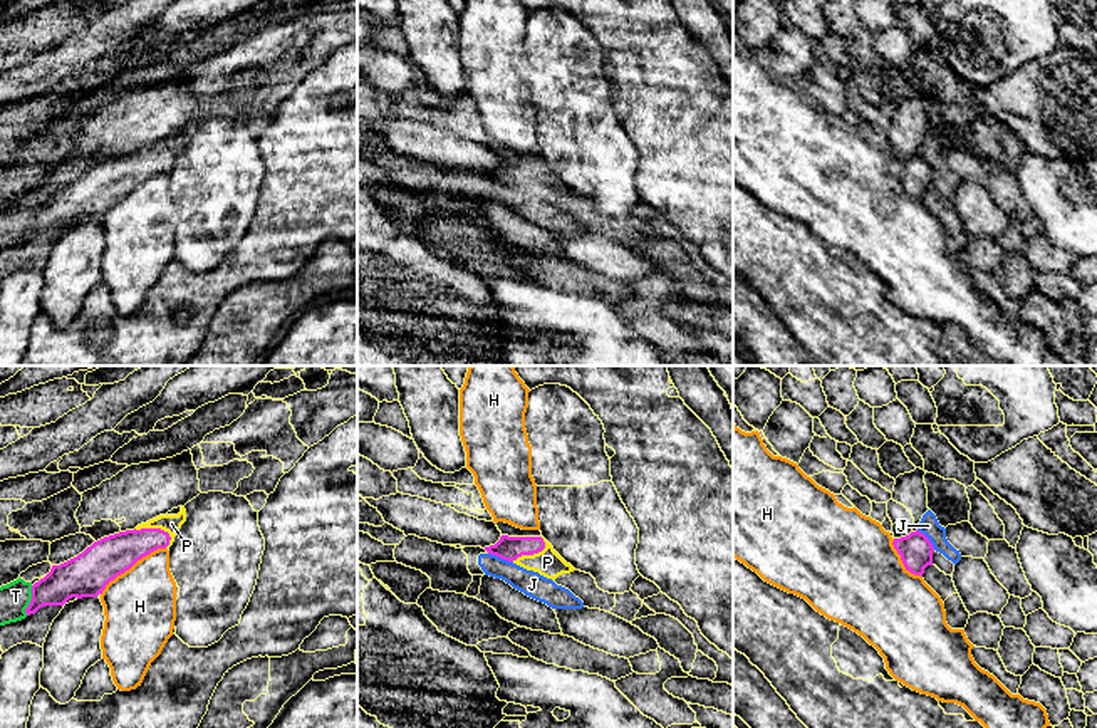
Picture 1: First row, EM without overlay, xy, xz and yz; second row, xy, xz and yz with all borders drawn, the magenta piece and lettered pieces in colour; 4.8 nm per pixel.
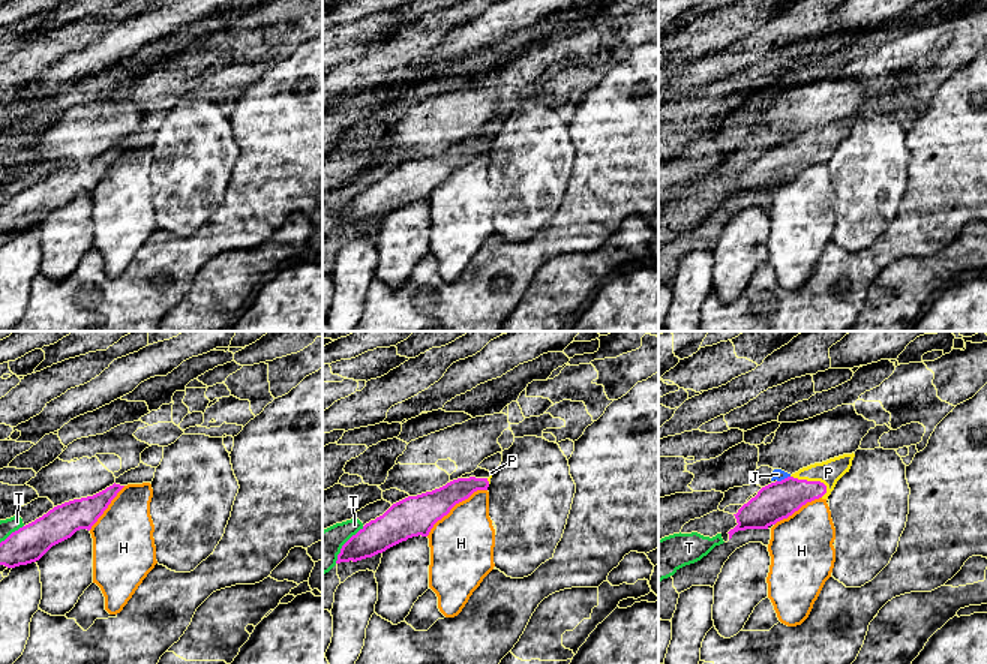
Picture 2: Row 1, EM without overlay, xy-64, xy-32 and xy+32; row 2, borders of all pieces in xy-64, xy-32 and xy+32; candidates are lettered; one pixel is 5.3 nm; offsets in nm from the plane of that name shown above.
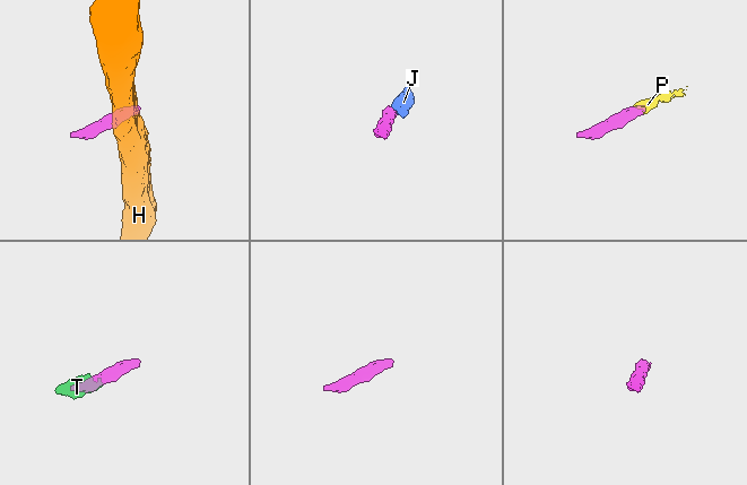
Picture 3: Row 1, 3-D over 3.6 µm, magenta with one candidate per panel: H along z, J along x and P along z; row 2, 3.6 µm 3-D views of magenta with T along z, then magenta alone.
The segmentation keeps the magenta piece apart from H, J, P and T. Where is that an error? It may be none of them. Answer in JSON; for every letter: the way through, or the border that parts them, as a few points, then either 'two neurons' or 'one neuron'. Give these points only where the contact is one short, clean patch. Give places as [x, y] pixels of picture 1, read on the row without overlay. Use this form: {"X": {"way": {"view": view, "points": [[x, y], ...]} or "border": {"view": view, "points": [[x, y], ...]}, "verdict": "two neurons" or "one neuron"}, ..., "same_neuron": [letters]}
{"H": {"border": {"view": "xy", "points": [[165, 171], [158, 171], [138, 183], [118, 198], [101, 218]]}, "verdict": "two neurons"}, "J": {"border": {"view": "xz", "points": [[488, 176], [512, 187]]}, "verdict": "two neurons"}, "P": {"way": {"view": "xy", "points": [[113, 180], [138, 168], [156, 153], [171, 148]]}, "verdict": "one neuron"}, "T": {"border": {"view": "xy", "points": [[32, 210], [25, 239]]}, "verdict": "two neurons"}, "same_neuron": ["P"]}

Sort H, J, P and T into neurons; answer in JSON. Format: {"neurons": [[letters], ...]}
{"neurons": [["H"], ["J", "T"], ["P"]]}

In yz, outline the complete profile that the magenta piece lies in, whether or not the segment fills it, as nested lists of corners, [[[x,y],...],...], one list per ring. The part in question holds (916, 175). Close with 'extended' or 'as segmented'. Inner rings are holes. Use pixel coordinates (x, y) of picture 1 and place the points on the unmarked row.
[[[919,154],[911,156],[909,159],[901,163],[894,163],[892,169],[901,179],[906,195],[914,200],[923,201],[924,193],[928,190],[933,190],[934,171],[929,163]]]; as segmented

